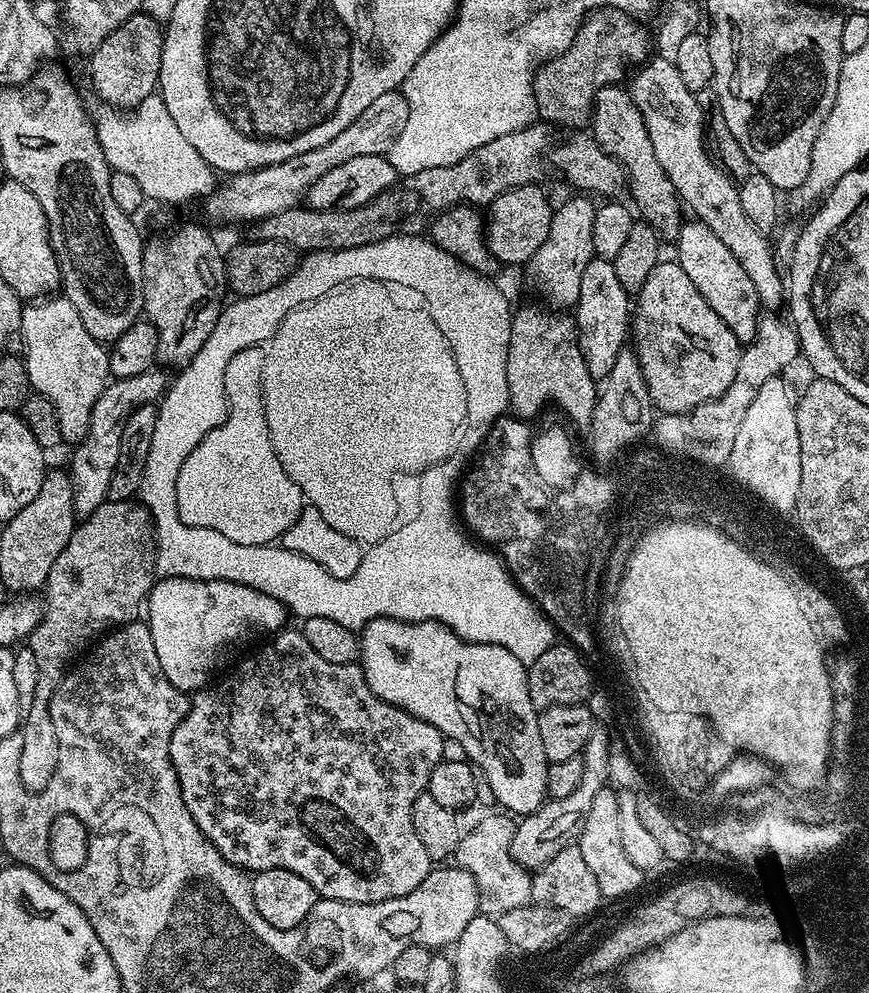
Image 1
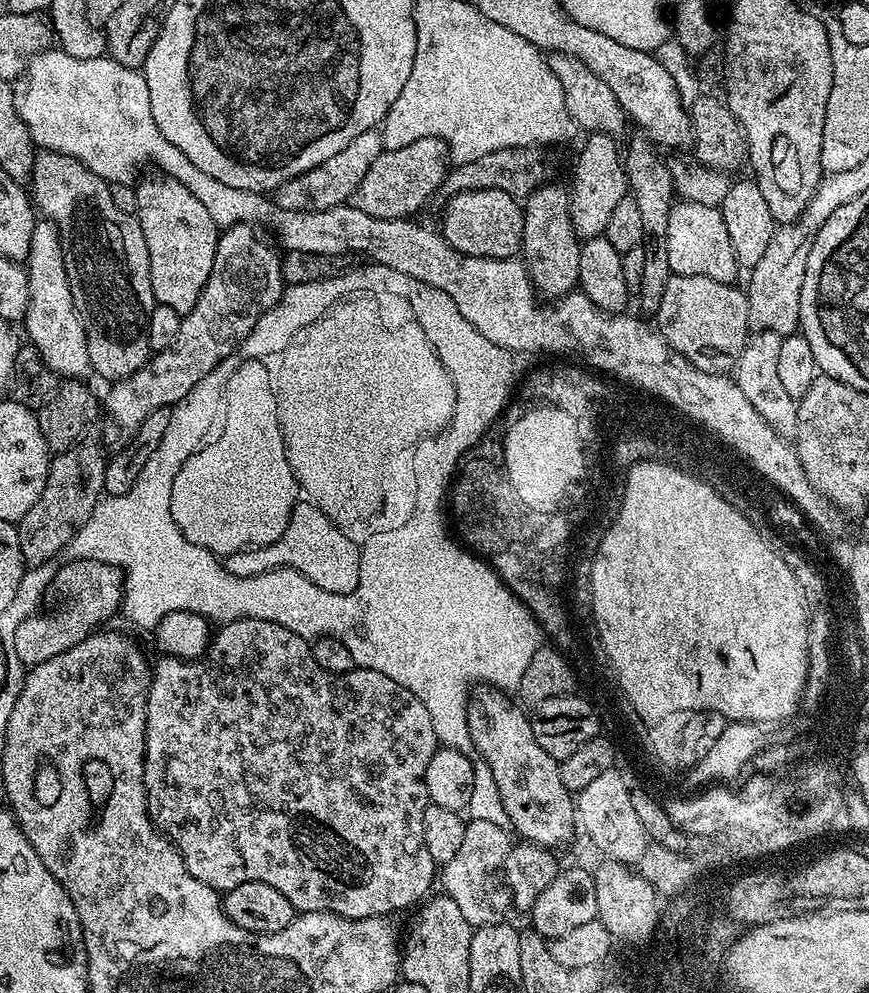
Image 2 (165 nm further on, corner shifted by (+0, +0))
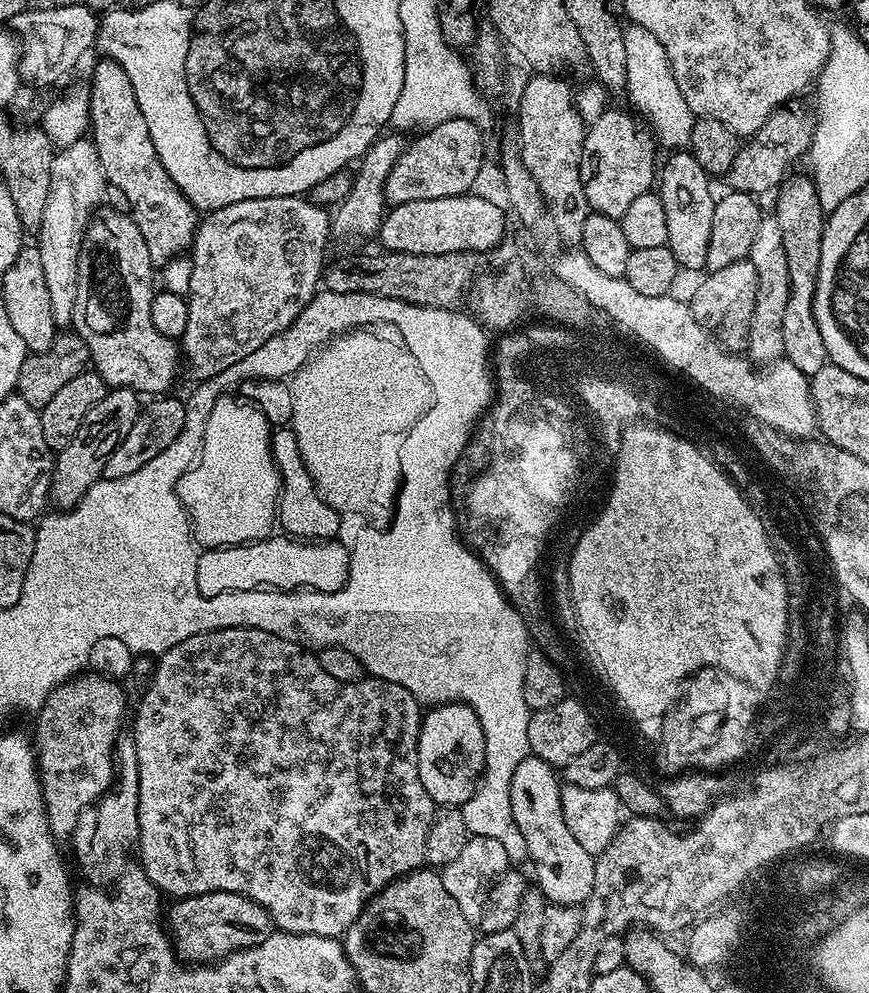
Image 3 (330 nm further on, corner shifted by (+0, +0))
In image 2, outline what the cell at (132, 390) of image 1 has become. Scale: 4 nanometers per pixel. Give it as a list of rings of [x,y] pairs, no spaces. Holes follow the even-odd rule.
[[[236,224],[221,231],[218,250],[214,254],[214,270],[198,302],[194,302],[194,310],[183,313],[178,338],[174,338],[174,342],[170,342],[166,350],[155,353],[137,372],[115,381],[109,387],[111,390],[106,398],[104,397],[102,406],[105,417],[110,418],[112,428],[116,431],[117,445],[123,446],[132,439],[138,426],[146,422],[146,414],[169,407],[186,398],[186,394],[190,394],[196,383],[206,378],[206,374],[210,374],[210,370],[214,370],[218,362],[222,362],[239,349],[241,342],[250,334],[250,330],[254,330],[260,315],[279,302],[286,287],[282,256],[275,243],[267,244],[262,237],[256,236],[256,232],[257,229],[251,224]]]

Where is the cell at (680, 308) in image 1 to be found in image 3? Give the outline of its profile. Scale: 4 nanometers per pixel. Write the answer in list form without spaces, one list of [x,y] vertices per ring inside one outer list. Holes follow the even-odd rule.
[[[739,260],[717,272],[708,272],[690,299],[694,318],[713,333],[729,352],[743,353],[748,346],[750,318],[754,315],[754,298],[758,294],[758,274],[752,261]]]

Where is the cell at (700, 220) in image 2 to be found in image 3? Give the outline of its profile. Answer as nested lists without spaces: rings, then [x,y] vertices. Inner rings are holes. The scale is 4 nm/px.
[[[676,150],[668,161],[663,161],[658,172],[658,195],[662,210],[666,210],[667,246],[674,254],[681,269],[704,268],[706,250],[710,250],[710,225],[714,222],[714,206],[717,197],[712,196],[710,177],[692,157],[691,151]]]

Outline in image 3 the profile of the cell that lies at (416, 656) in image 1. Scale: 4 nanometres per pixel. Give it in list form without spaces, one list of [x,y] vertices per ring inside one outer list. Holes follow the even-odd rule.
[[[529,754],[518,770],[514,770],[510,786],[510,810],[518,830],[522,830],[531,863],[536,863],[535,883],[543,892],[545,900],[575,907],[583,905],[594,886],[596,862],[590,853],[582,850],[582,845],[566,826],[562,814],[561,787],[557,769]]]

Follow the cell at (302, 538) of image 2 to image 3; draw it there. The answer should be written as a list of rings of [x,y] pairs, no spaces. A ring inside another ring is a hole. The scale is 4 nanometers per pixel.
[[[273,534],[267,540],[256,540],[253,544],[203,549],[198,555],[196,577],[203,596],[249,592],[255,588],[282,592],[337,592],[346,586],[351,565],[349,549],[343,548],[339,539],[297,539],[287,534]]]

